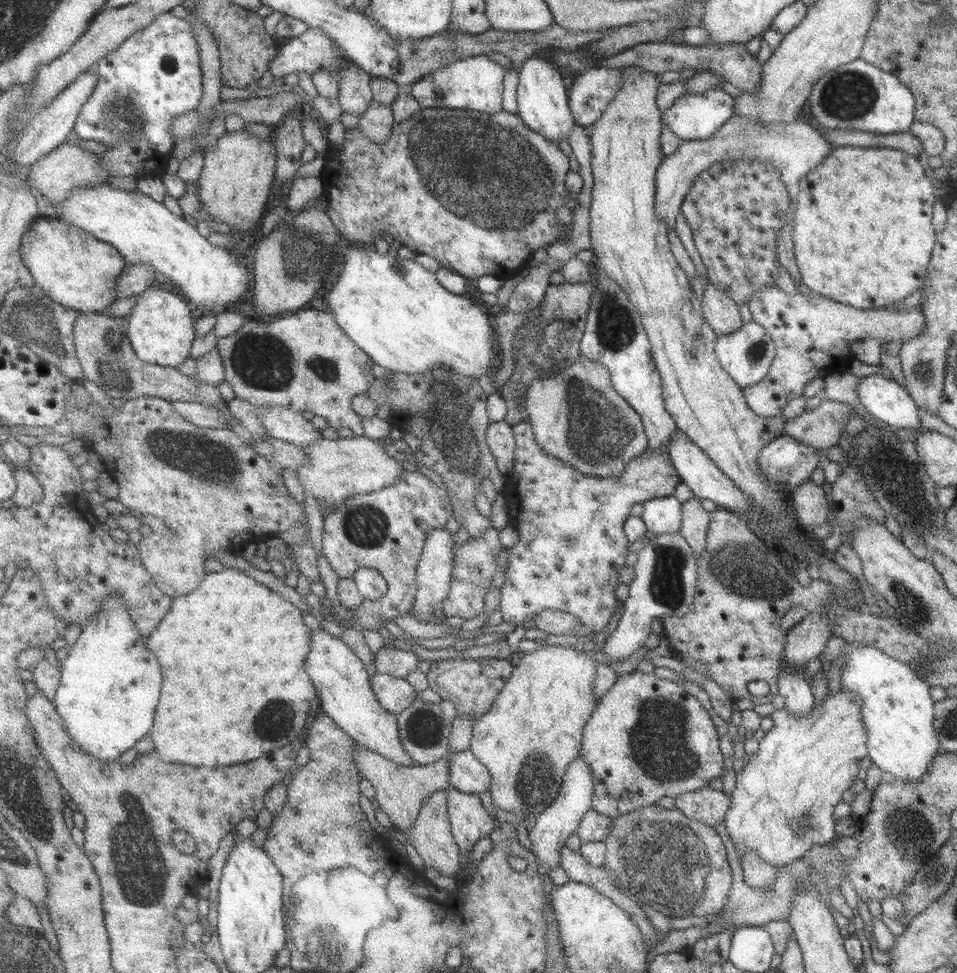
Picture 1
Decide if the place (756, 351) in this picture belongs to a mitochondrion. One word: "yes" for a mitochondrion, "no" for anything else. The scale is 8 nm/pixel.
yes

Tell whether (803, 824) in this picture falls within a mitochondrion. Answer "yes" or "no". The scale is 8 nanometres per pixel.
yes

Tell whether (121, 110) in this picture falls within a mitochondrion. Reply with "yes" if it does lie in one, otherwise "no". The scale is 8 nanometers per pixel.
yes

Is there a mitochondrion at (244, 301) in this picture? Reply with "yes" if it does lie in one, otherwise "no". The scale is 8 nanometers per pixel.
no

